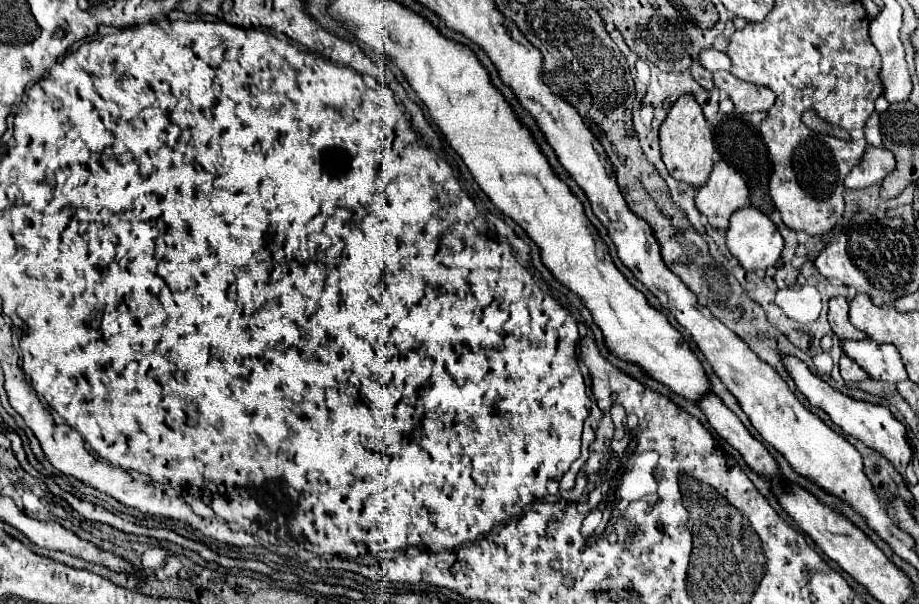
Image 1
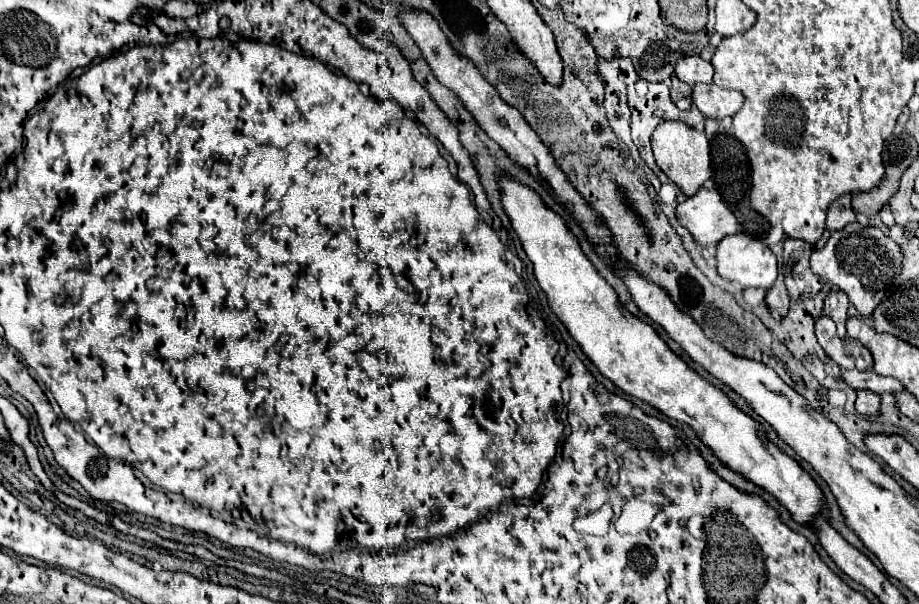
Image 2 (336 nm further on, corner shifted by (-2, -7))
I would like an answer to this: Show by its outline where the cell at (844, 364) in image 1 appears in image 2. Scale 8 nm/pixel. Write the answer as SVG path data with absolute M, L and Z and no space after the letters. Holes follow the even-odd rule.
M859 390L857 392L857 402L855 402L855 410L863 416L877 416L879 414L879 394L869 392L869 390Z

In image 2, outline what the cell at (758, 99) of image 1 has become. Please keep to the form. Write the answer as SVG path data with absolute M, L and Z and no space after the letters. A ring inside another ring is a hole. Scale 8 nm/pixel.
M697 84L693 88L693 104L701 110L705 118L721 120L725 116L733 116L743 106L743 94L737 90L725 90L717 84Z

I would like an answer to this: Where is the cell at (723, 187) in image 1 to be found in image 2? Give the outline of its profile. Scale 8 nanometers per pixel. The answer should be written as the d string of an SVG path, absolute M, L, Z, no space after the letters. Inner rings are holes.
M701 188L695 196L677 206L675 216L679 224L685 226L693 240L703 248L709 248L723 236L737 232L737 218L723 204L717 190Z

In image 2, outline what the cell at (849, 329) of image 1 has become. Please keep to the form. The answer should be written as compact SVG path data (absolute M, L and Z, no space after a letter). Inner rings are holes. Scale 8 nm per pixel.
M833 288L827 298L825 298L825 306L823 312L825 316L833 318L837 324L837 334L845 336L845 320L847 320L847 308L849 308L849 300L847 294L843 294L839 288Z

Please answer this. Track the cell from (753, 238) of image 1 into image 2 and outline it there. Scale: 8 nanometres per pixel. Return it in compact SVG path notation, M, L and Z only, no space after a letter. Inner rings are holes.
M733 234L725 236L717 244L717 272L721 278L739 282L743 288L771 288L777 280L777 258L775 254L757 238L751 238L747 234Z

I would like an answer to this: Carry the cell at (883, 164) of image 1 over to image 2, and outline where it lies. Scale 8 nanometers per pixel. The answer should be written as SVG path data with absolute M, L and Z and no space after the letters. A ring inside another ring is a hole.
M841 196L839 200L835 200L835 204L831 204L831 208L827 210L827 230L835 232L843 226L847 226L849 222L855 220L855 212L851 208L851 196Z

